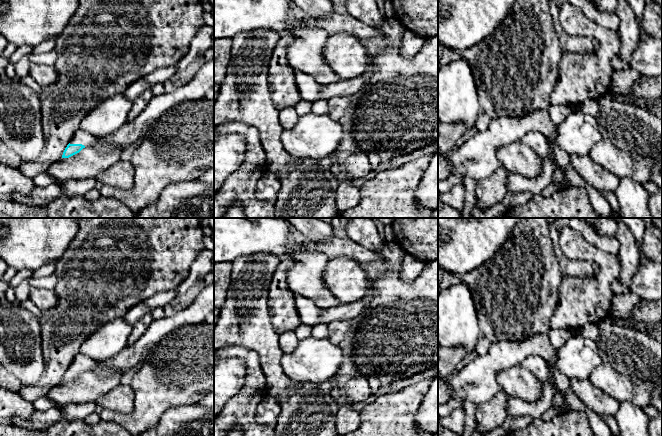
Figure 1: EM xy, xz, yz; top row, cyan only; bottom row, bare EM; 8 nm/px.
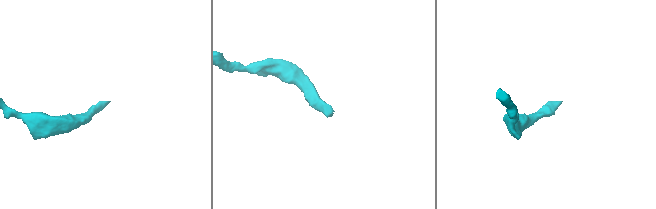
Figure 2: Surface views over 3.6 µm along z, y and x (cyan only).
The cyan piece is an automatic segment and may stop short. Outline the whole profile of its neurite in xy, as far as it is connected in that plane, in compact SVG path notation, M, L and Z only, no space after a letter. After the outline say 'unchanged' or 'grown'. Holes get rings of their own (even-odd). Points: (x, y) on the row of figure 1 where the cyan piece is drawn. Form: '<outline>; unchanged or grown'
M214 58L204 62L187 84L171 93L153 95L146 108L133 121L126 122L118 131L104 137L96 138L90 133L78 129L65 148L62 158L69 158L79 153L86 146L94 146L106 152L111 148L126 149L137 142L146 124L157 120L164 112L183 102L205 99L214 88Z; grown

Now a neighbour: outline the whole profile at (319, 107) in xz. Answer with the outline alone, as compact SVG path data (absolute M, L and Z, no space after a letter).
M318 99L312 103L311 112L315 115L324 115L327 114L327 107L328 107L328 100L327 99Z

